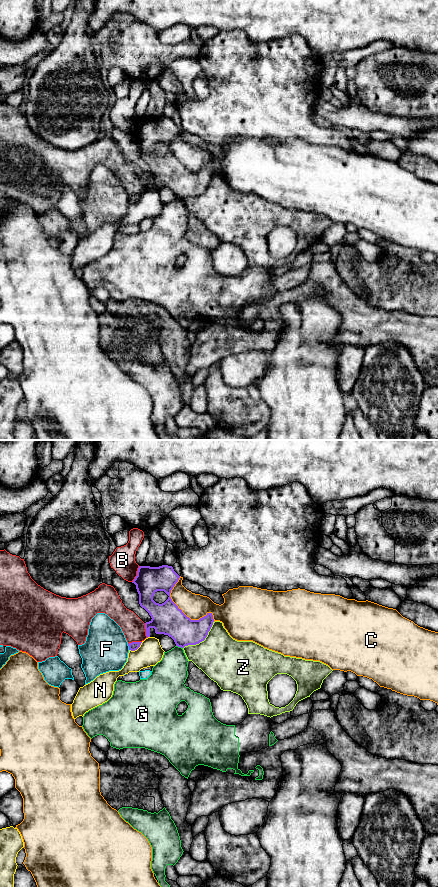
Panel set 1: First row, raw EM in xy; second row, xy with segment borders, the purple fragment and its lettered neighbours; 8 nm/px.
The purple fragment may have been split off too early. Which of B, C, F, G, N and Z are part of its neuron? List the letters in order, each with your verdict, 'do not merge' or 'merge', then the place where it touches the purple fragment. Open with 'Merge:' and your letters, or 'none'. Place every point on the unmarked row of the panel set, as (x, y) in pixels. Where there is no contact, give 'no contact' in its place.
Merge: none
B: do not merge; meets purple in xy at (137, 126)
C: do not merge; meets purple in xy at (182, 164)
F: do not merge; meets purple in xy at (129, 199)
G: do not merge; meets purple in xy at (179, 198)
N: do not merge; meets purple in xy at (136, 201)
Z: do not merge; meets purple in xy at (202, 192)

